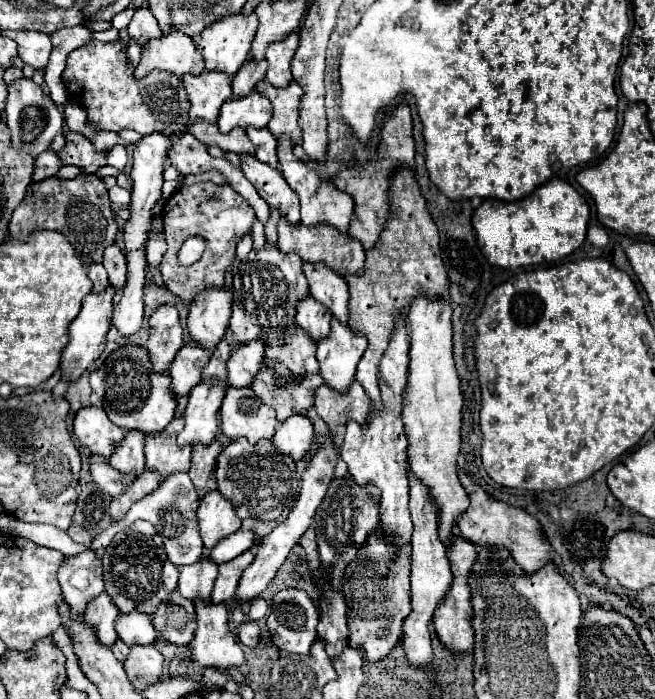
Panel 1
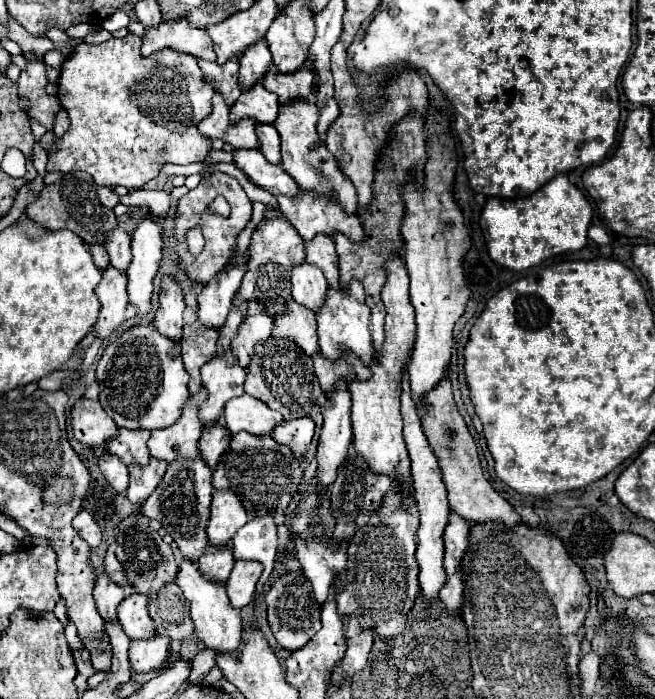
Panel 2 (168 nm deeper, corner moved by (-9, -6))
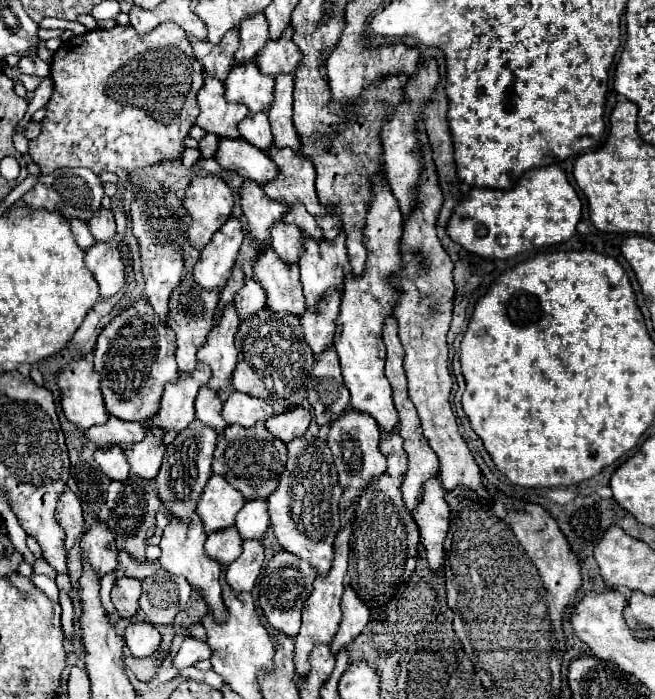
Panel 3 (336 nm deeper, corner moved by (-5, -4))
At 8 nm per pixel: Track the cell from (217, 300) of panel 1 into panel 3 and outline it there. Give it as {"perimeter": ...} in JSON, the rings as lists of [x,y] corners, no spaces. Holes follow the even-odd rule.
{"perimeter":[[[231,216],[231,220],[227,220],[227,224],[219,228],[219,232],[215,232],[211,244],[207,244],[207,248],[201,250],[201,258],[193,270],[195,282],[209,290],[223,290],[231,274],[231,268],[237,260],[241,242],[243,226],[235,216]]]}

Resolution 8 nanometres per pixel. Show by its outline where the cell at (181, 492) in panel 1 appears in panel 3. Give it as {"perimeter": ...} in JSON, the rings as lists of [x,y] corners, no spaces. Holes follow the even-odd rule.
{"perimeter":[[[193,420],[187,430],[179,432],[179,436],[167,446],[161,470],[155,478],[155,488],[159,490],[163,506],[169,508],[171,516],[181,520],[191,520],[195,516],[195,504],[211,476],[211,458],[217,444],[217,432],[207,426],[199,424],[199,420]]]}

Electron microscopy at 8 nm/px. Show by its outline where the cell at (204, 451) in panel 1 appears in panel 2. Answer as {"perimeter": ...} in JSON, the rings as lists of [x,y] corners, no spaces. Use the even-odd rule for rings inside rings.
{"perimeter":[[[215,424],[213,428],[203,430],[201,440],[199,440],[199,452],[211,470],[217,466],[219,458],[227,450],[229,440],[231,440],[231,432],[227,428],[223,428],[221,424]]]}

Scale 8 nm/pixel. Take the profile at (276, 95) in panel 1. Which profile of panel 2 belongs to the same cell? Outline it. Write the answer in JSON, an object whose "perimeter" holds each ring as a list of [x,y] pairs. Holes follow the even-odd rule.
{"perimeter":[[[275,66],[267,70],[263,82],[269,92],[275,92],[279,96],[281,106],[291,104],[293,100],[305,100],[313,96],[313,84],[315,76],[307,68],[299,68],[293,74],[281,74]]]}

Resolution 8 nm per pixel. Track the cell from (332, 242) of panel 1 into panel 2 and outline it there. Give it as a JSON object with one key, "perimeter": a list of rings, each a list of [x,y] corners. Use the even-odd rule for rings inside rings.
{"perimeter":[[[301,192],[297,198],[283,198],[283,196],[279,196],[277,200],[279,200],[279,210],[281,210],[283,218],[285,218],[287,222],[291,222],[291,226],[301,234],[303,240],[311,240],[311,238],[315,238],[317,234],[333,236],[335,232],[345,234],[347,238],[351,238],[351,240],[357,242],[357,244],[361,244],[363,238],[365,238],[359,216],[349,216],[347,212],[343,212],[343,210],[339,208],[339,204],[329,202],[327,198],[317,198],[317,196],[313,196],[313,194]]]}

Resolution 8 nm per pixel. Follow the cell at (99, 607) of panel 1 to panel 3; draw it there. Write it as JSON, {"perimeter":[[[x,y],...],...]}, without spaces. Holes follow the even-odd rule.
{"perimeter":[[[97,520],[83,534],[81,550],[83,550],[83,560],[87,560],[99,572],[99,578],[117,568],[115,534],[109,530],[105,520]]]}

